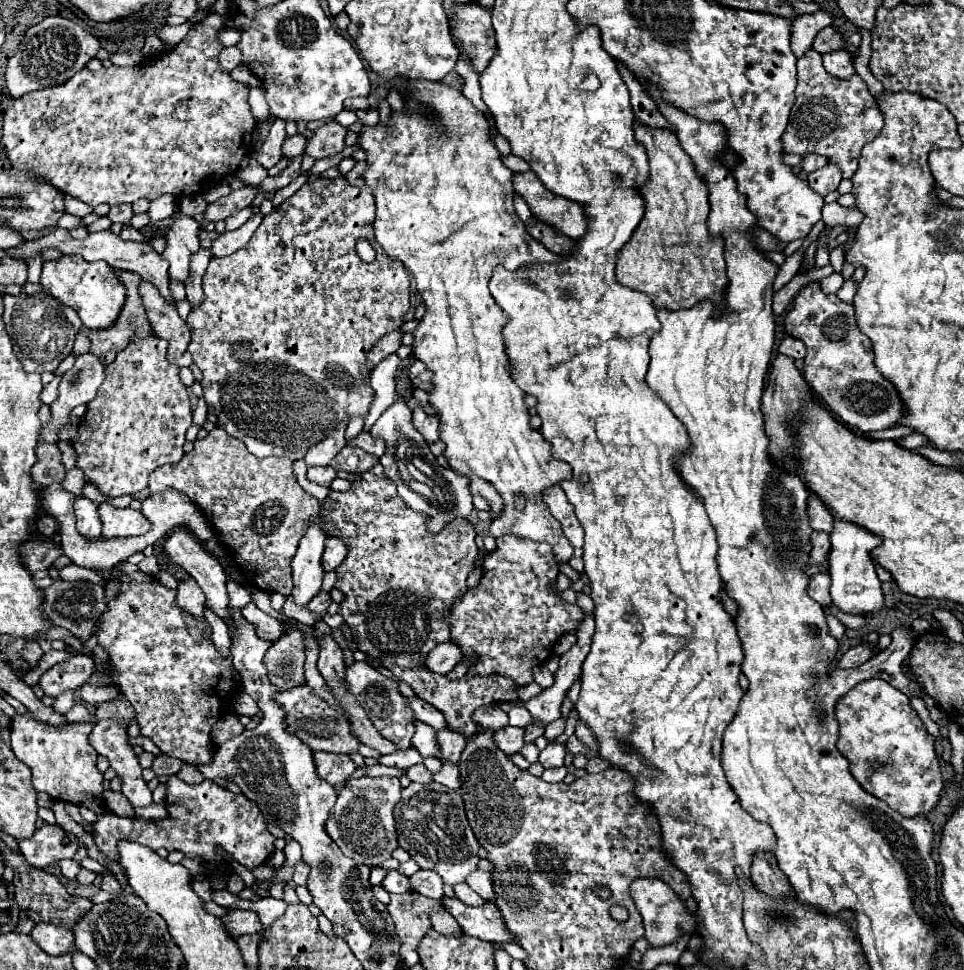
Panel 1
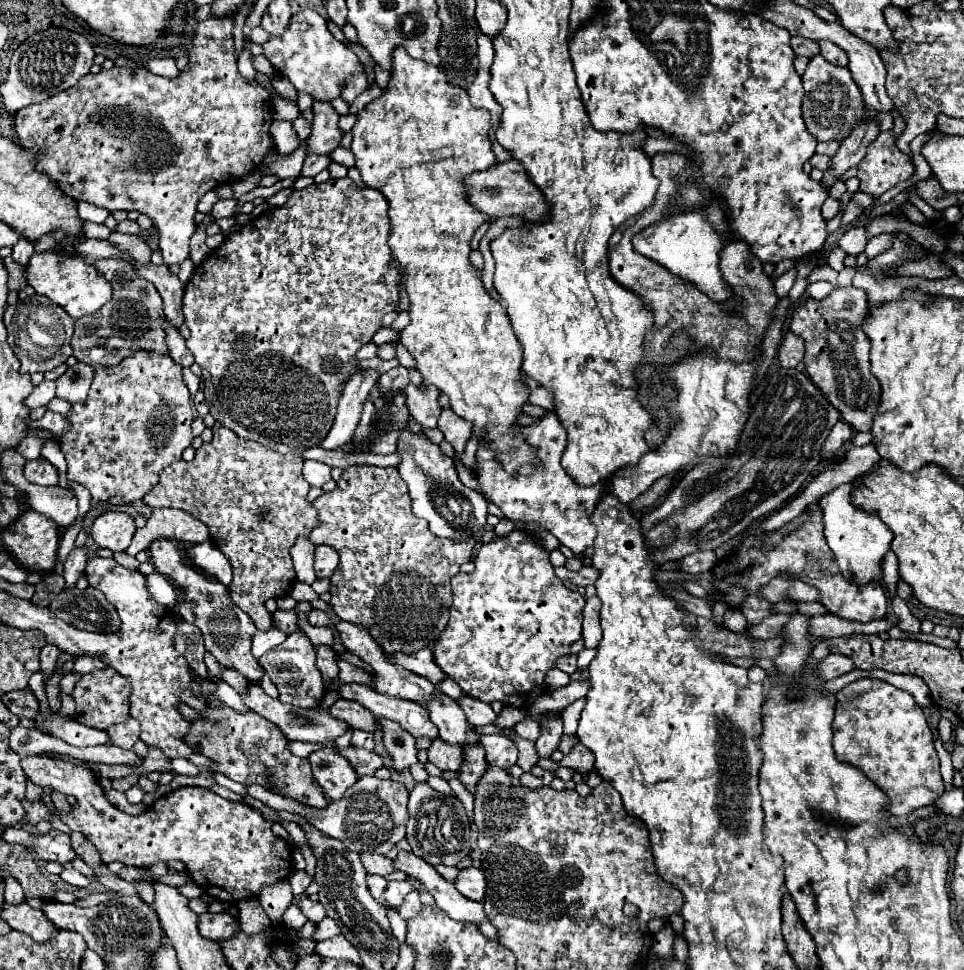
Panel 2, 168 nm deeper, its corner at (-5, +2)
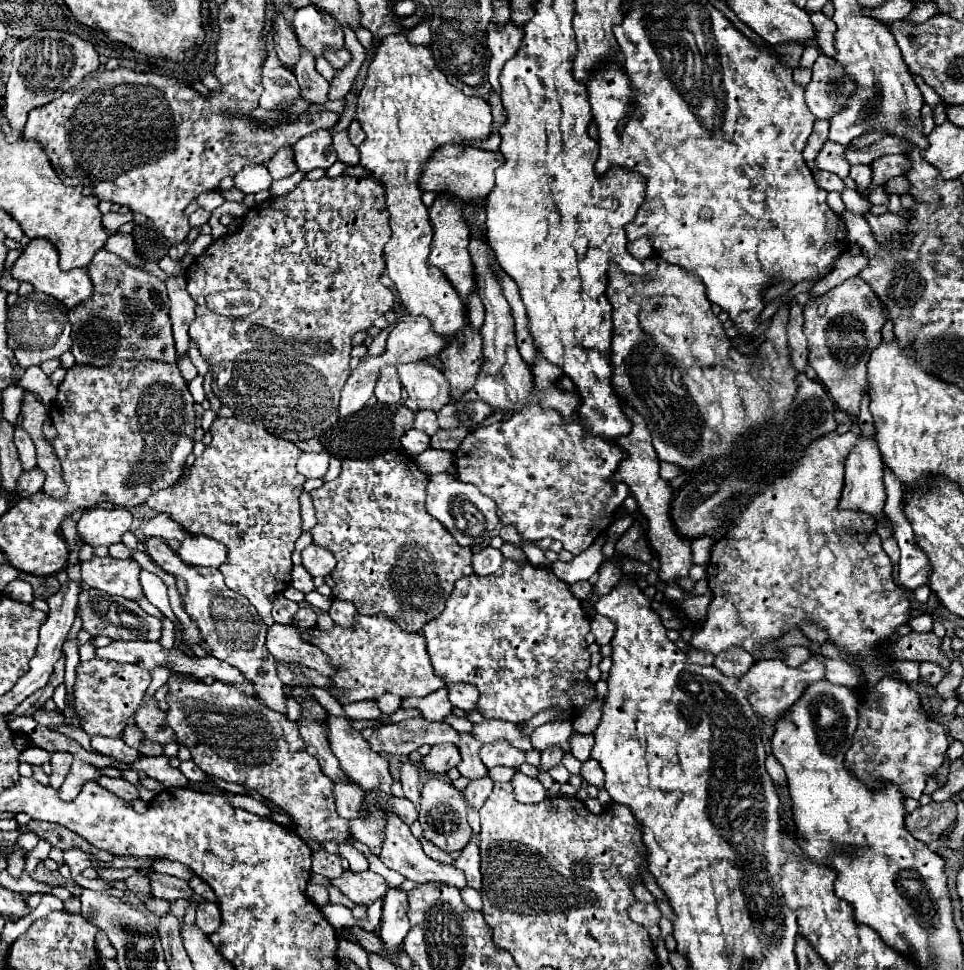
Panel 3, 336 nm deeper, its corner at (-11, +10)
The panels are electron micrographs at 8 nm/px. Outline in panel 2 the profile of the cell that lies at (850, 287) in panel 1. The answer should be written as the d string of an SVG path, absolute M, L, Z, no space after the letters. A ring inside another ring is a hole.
M845 267L843 271L839 271L837 285L839 285L839 287L851 287L855 275L857 275L857 269L855 269L855 267Z

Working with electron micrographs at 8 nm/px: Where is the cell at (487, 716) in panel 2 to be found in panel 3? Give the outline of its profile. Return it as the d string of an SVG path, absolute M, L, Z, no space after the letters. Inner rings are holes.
M451 683L447 685L447 691L449 691L449 701L453 703L453 707L461 711L475 709L477 689L471 683Z

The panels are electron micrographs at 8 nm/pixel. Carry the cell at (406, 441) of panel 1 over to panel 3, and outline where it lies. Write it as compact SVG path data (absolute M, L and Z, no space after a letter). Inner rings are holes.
M437 473L437 475L429 477L427 491L429 491L429 495L427 495L427 511L437 521L443 523L443 527L455 537L455 541L461 547L483 545L489 539L489 535L497 529L499 519L497 519L493 501L487 495L483 495L477 487L473 487L469 483L461 483L449 473Z

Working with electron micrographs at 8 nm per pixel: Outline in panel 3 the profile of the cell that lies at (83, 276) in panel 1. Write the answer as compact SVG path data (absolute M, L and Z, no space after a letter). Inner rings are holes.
M31 239L25 247L25 251L21 253L21 257L15 261L15 265L11 267L11 277L17 279L19 283L31 283L35 291L47 293L55 299L59 299L63 305L67 307L75 307L77 303L89 299L89 295L93 295L93 283L89 283L89 275L85 269L71 269L71 271L63 271L57 265L59 255L57 249L53 247L51 241L47 239Z

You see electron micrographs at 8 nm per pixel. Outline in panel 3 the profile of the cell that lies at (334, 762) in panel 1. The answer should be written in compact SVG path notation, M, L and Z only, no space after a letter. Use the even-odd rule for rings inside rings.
M335 783L335 803L337 803L337 813L345 819L357 819L361 817L361 811L365 807L361 791L353 787L353 783Z

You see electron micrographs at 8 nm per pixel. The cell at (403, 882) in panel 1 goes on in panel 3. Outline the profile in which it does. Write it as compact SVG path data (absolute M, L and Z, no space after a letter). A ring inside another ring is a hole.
M389 889L383 899L379 937L391 951L397 951L397 947L401 947L401 943L409 931L405 899L407 899L407 893L401 889Z

